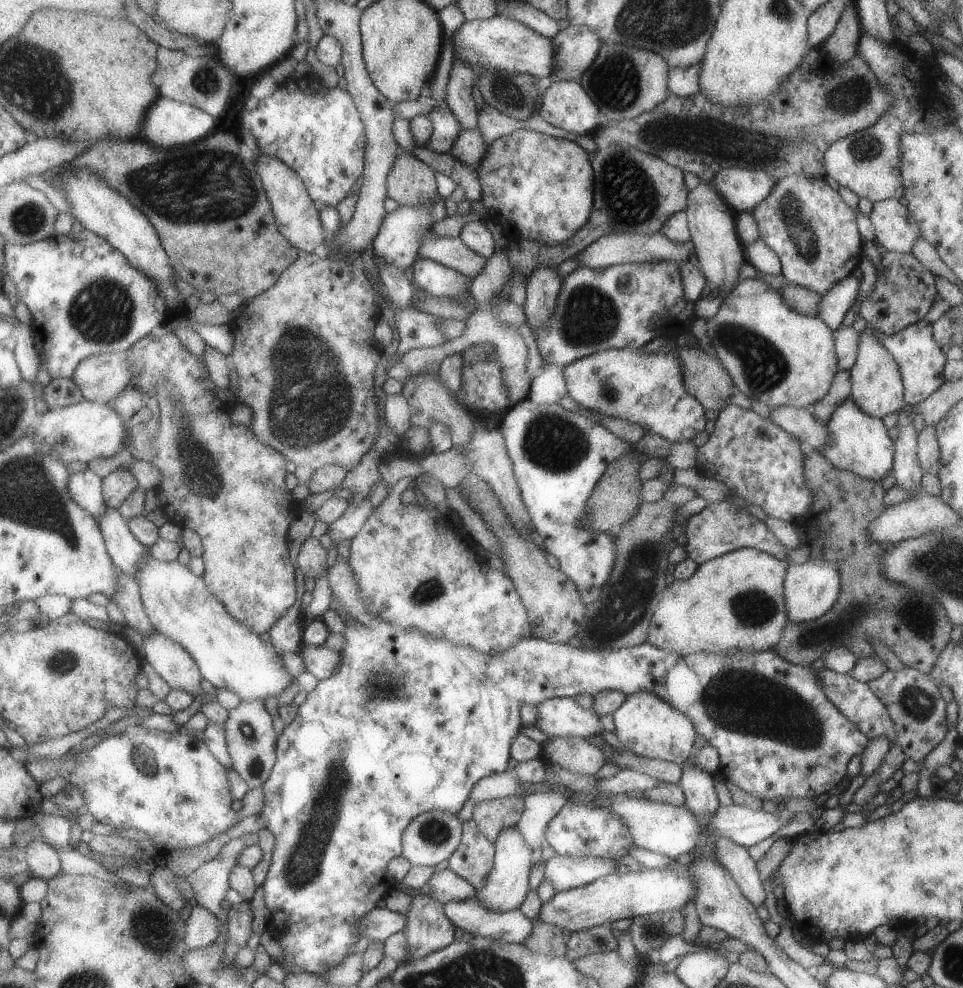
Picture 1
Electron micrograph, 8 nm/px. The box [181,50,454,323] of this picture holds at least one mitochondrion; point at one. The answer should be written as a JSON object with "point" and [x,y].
{"point":[202,79]}

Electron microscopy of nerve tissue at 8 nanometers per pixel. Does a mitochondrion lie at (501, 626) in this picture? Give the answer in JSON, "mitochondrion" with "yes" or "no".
{"mitochondrion":"no"}

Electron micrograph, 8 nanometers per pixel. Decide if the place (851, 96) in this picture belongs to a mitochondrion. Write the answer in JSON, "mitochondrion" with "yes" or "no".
{"mitochondrion":"yes"}

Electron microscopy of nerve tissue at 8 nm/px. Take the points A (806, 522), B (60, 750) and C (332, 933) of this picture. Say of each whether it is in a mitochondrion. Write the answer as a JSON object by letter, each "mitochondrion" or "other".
{"A":"other","B":"other","C":"other"}

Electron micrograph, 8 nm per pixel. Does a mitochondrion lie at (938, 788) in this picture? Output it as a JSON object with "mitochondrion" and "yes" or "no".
{"mitochondrion":"no"}

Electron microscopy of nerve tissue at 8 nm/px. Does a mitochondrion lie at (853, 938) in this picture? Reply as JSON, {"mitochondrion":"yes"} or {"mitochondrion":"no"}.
{"mitochondrion":"no"}

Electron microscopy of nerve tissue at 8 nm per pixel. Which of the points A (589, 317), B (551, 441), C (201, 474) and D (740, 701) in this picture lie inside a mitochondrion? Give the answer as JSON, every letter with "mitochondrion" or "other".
{"A":"mitochondrion","B":"mitochondrion","C":"mitochondrion","D":"mitochondrion"}

